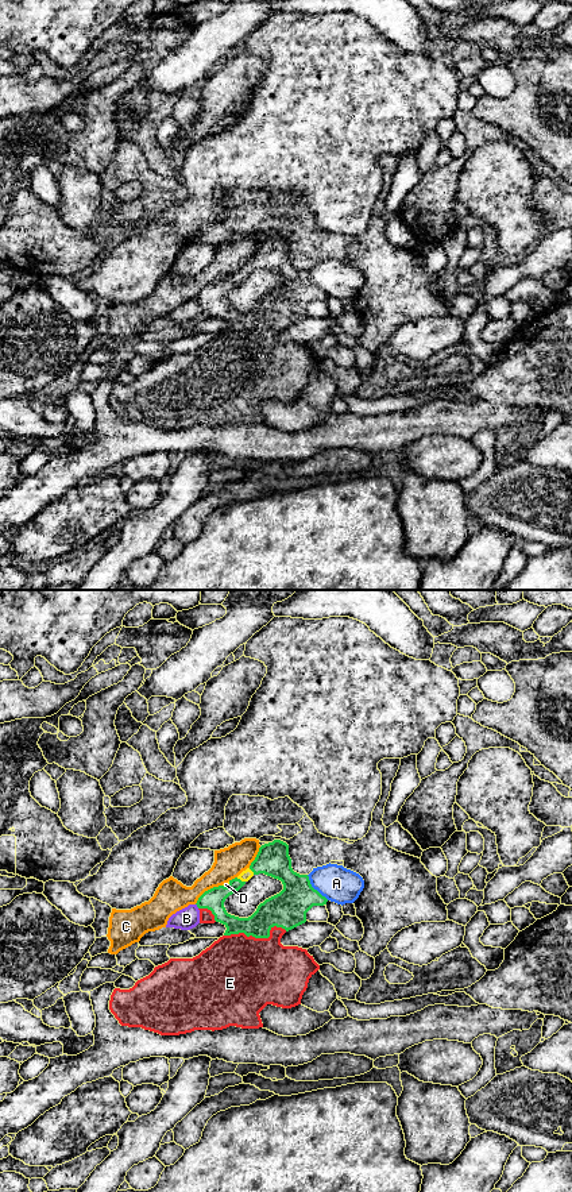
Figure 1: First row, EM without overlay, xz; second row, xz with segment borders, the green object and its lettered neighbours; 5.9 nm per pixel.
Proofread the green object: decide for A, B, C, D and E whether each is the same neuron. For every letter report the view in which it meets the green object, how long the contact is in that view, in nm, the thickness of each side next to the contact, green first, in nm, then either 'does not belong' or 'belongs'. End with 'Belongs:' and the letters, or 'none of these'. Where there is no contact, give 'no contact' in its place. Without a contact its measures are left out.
A: contact in xz; length 200 nm; calibres 220 and 220 nm; does not belong
B: contact in xz; length 40 nm; calibres 130 and 130 nm; does not belong
C: contact in xz; length 200 nm; calibres 130 and 190 nm; does not belong
D: contact in xz; length 60 nm; calibres 200 and 70 nm; belongs
E: contact in xz; length 380 nm; calibres 220 and 480 nm; belongs
Belongs: D, E

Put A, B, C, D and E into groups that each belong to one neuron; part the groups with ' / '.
A / B / C / D E

